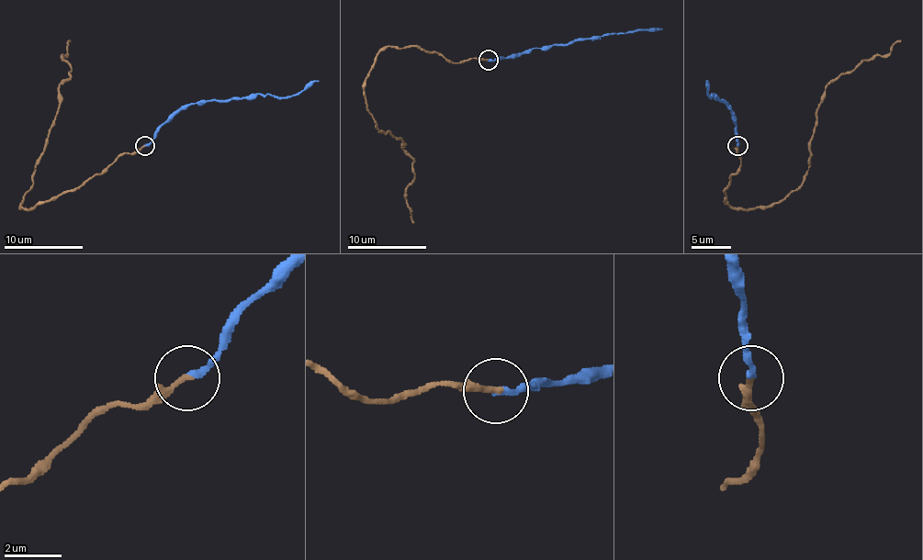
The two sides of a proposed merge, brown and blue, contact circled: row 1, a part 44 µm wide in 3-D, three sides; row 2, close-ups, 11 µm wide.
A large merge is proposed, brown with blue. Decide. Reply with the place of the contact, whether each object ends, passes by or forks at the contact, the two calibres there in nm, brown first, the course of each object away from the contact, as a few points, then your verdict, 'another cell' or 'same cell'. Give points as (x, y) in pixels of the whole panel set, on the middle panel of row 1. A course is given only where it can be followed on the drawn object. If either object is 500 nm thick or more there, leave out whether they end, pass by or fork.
(489, 60) | brown ends | blue ends | 220/200 nm | brown via (489, 60), (451, 63), (415, 46), (389, 46), (376, 58), (365, 109), (413, 161), (405, 190), (413, 222) | blue via (489, 61), (516, 58), (534, 48), (661, 28) | same cell

